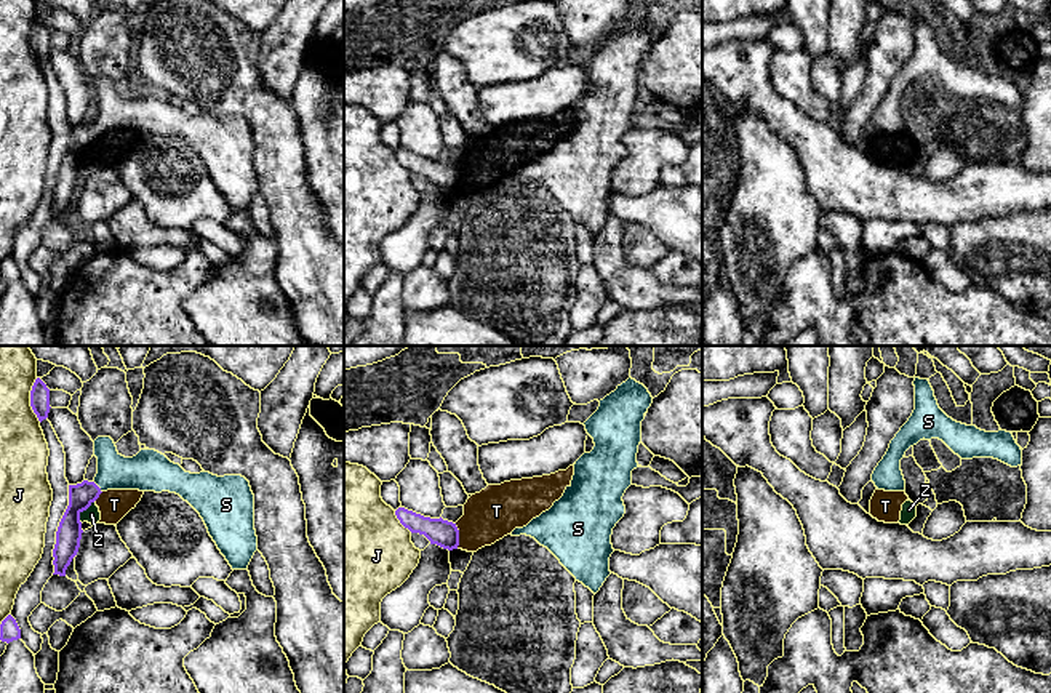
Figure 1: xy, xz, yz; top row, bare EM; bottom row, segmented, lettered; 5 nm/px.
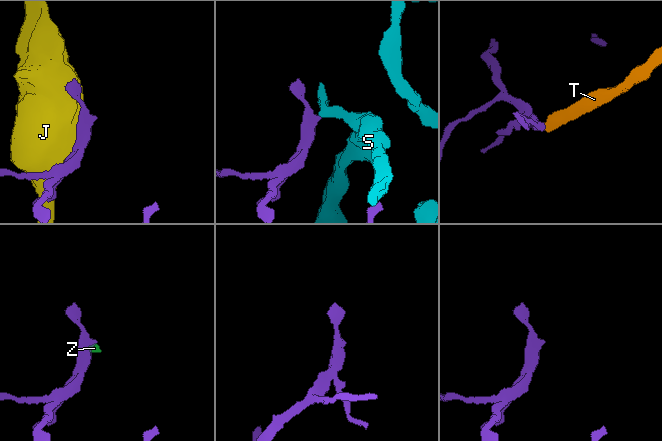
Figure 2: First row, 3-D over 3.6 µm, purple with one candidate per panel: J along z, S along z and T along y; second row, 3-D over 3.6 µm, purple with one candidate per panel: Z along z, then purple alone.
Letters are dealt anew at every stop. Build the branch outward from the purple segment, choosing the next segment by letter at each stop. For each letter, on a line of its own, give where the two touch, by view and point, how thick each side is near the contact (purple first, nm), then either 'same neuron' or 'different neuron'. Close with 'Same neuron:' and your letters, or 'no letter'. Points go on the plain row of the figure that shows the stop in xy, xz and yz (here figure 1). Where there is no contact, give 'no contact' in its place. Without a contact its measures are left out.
J: contact xy (31, 42); calibres 100 and 240 nm; different neuron
S: contact xy (98, 128); calibres 130 and 190 nm; same neuron
T: contact xz (458, 178); calibres 140 and 260 nm; different neuron
Z: contact xy (82, 152); calibres 130 and 80 nm; different neuron
Same neuron: S

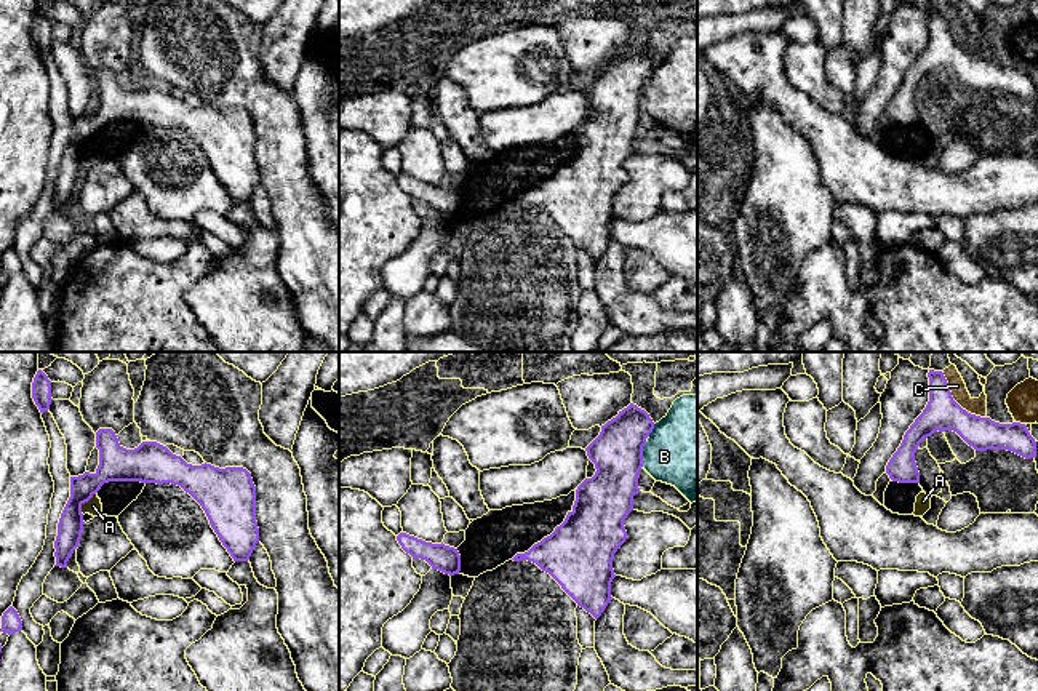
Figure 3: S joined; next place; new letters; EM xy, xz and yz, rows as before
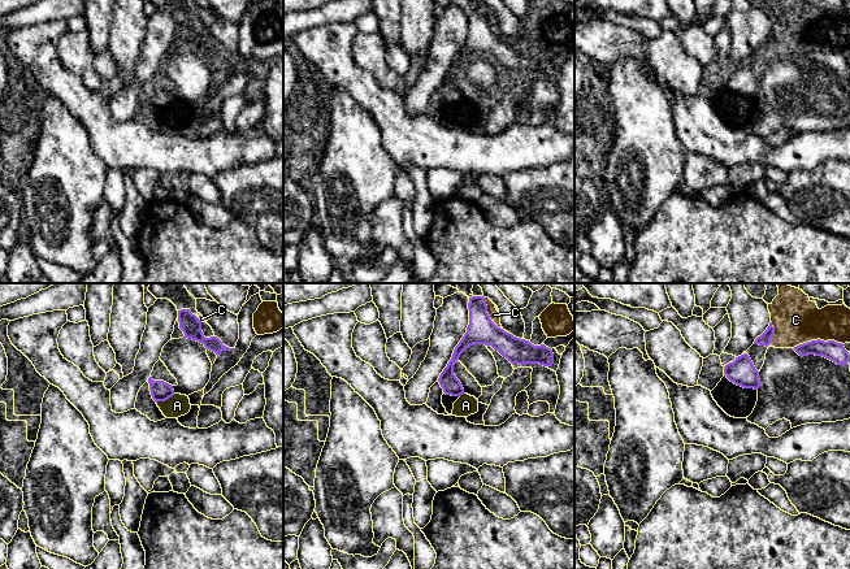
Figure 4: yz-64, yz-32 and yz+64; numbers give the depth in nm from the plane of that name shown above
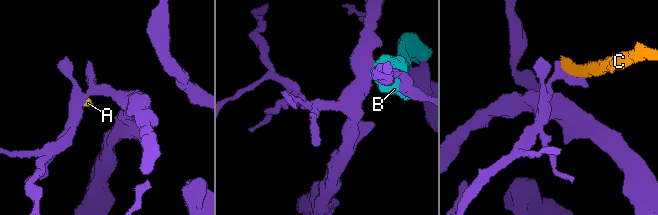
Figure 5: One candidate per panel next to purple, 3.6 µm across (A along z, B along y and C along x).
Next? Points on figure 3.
A: contact xy (83, 144); calibres 180 and 80 nm; different neuron
B: contact xz (642, 96); calibres 260 and 400 nm; different neuron
C: contact yz (955, 43); calibres 180 and 90 nm; different neuron
Same neuron: no letter

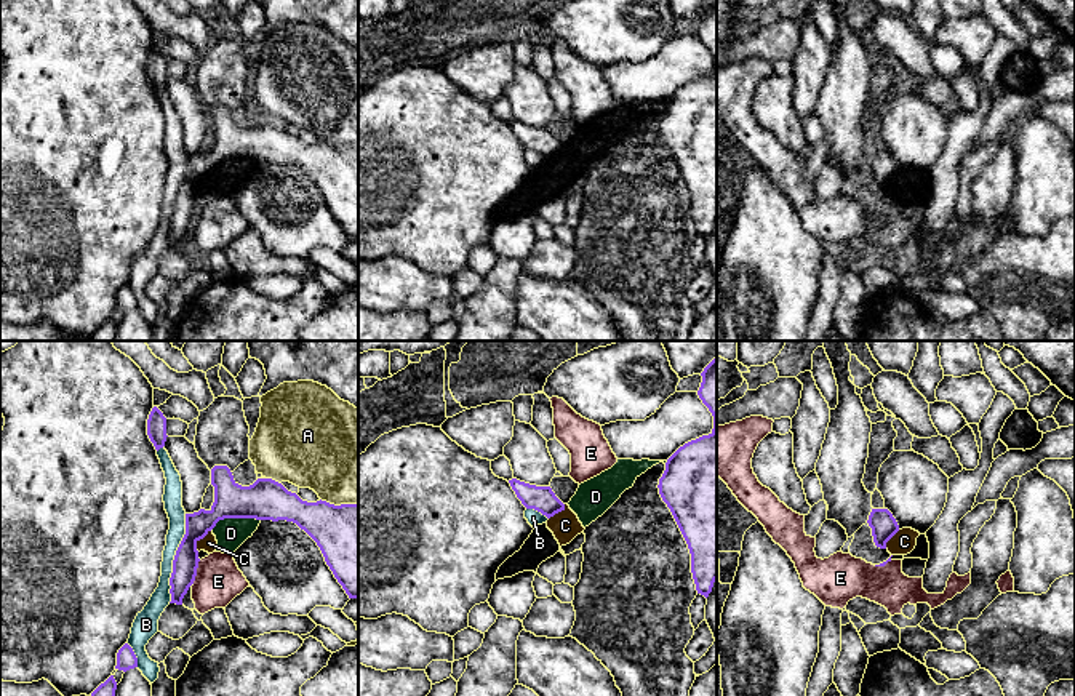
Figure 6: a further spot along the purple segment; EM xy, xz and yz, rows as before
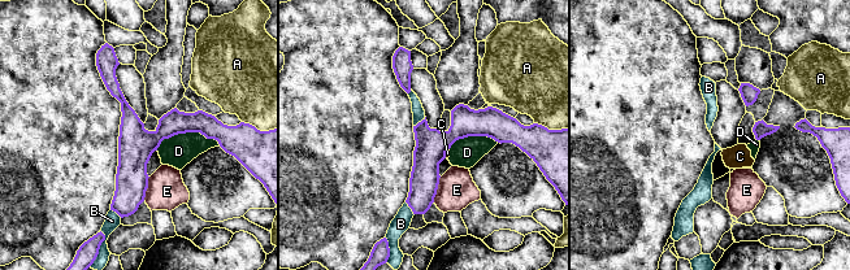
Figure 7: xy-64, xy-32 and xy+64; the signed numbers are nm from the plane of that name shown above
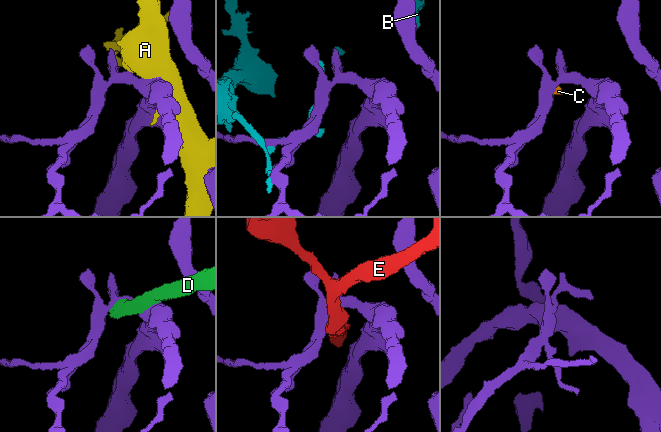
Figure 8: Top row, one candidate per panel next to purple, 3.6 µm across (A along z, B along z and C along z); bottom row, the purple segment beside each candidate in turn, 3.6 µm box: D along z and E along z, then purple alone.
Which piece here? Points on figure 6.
A: contact xy (274, 122); calibres 200 and 460 nm; different neuron
B: contact xy (175, 200); calibres 130 and 100 nm; different neuron
C: contact xy (199, 181); calibres 180 and 80 nm; different neuron
D: contact xy (234, 159); calibres 200 and 160 nm; different neuron
E: contact xy (195, 213); calibres 130 and 240 nm; different neuron
Same neuron: no letter

